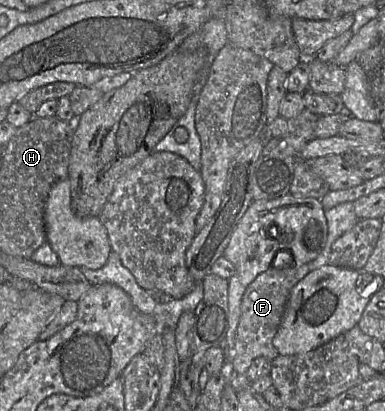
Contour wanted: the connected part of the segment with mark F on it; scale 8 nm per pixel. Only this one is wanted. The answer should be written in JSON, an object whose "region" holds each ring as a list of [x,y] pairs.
{"region":[[[308,264],[299,267],[277,269],[271,266],[246,288],[241,302],[241,315],[237,327],[234,351],[227,368],[227,383],[229,382],[235,393],[252,382],[247,379],[247,371],[252,361],[257,357],[275,359],[279,353],[273,345],[285,312],[286,304],[292,288],[311,270]]]}

